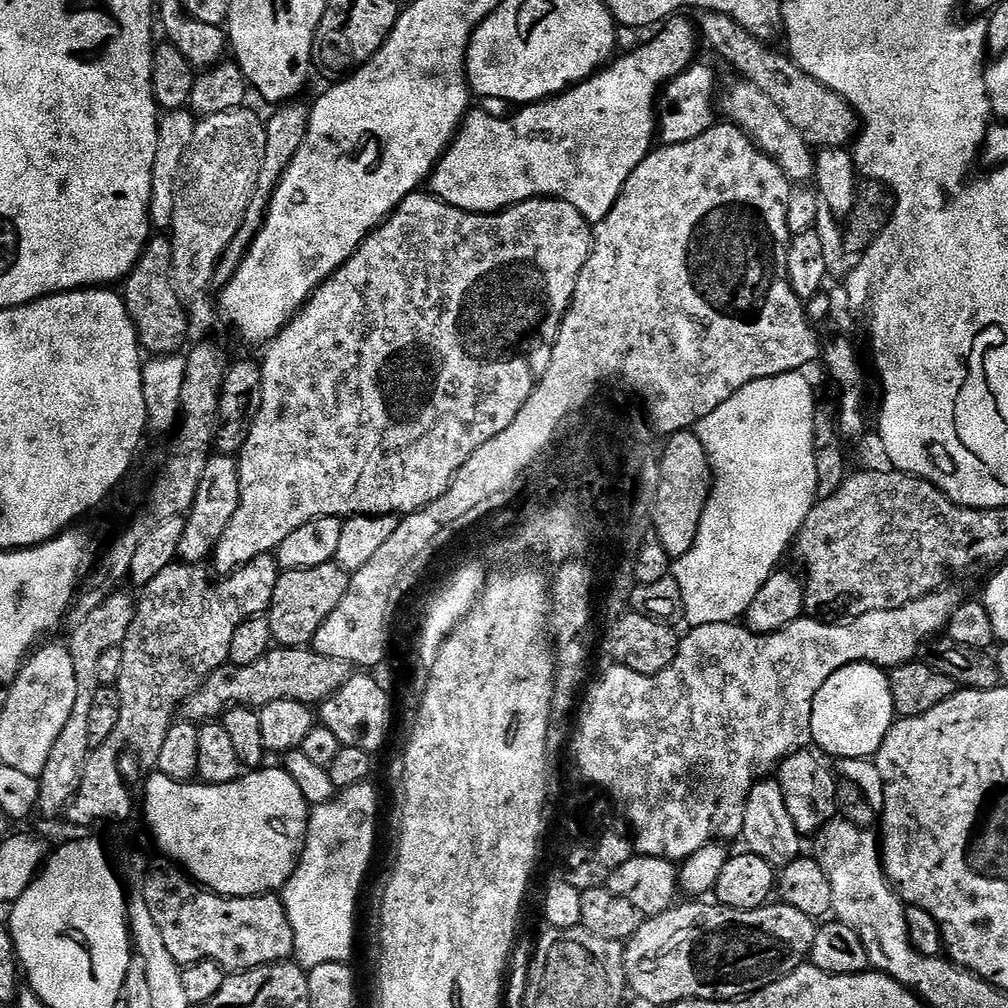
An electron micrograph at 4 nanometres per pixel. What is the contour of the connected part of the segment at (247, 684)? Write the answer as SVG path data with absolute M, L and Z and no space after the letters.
M273 647L258 662L250 662L250 666L234 666L227 663L224 667L214 670L214 674L208 677L193 696L188 697L182 705L182 712L192 722L212 722L223 717L229 708L237 706L259 710L270 702L282 702L293 700L309 706L319 706L325 700L330 699L335 692L342 690L342 686L354 674L354 668L349 661L342 658L326 658L326 654L318 654L311 647L307 648L281 648Z

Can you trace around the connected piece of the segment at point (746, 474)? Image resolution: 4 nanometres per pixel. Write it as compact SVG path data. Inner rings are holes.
M787 372L778 374L770 378L756 380L748 388L738 390L734 398L722 402L714 414L706 414L702 422L698 422L694 429L698 439L708 455L708 465L712 468L712 493L708 495L706 510L702 510L702 522L698 526L698 538L694 538L694 546L685 556L679 557L673 563L670 572L675 576L678 586L682 586L682 602L684 610L683 619L689 620L692 628L698 626L710 626L711 624L731 624L739 621L747 613L750 602L754 602L754 594L762 590L762 586L772 577L773 572L777 571L780 559L784 556L784 551L793 547L795 538L800 533L800 528L806 522L810 510L816 505L818 499L816 494L816 483L818 482L818 470L814 466L814 418L818 401L812 393L812 384L800 372Z

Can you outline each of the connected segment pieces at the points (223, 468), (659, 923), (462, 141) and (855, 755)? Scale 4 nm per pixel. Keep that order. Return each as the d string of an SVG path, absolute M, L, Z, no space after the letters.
M213 454L206 462L202 482L198 482L198 494L194 494L192 508L188 511L182 530L182 542L178 542L178 557L183 563L197 566L205 563L204 559L215 553L230 518L238 511L240 497L240 466L237 457Z
M683 902L677 903L670 910L666 910L657 916L649 916L640 925L640 929L627 941L624 949L624 979L631 995L635 998L646 998L646 1002L654 1002L657 1006L675 1006L679 1000L739 1000L745 996L751 996L753 992L761 992L766 986L786 978L794 970L805 967L806 961L812 955L814 946L814 934L818 927L817 921L811 920L806 914L794 910L794 906L786 906L779 902L769 902L762 908L754 910L738 910L727 908L719 902Z
M684 18L669 19L659 29L661 32L649 44L644 44L641 48L636 48L633 52L626 53L625 56L617 55L611 63L601 68L599 72L595 72L589 80L583 80L580 84L567 88L559 96L549 96L547 100L539 100L537 104L525 104L519 110L513 111L516 113L513 116L506 117L505 120L500 116L491 116L488 112L469 111L468 115L464 118L463 124L457 130L452 143L449 144L447 152L444 153L444 157L437 162L436 167L432 170L430 177L430 185L432 184L432 188L430 187L431 195L435 196L438 200L443 200L445 204L461 208L464 212L479 212L481 214L502 212L506 208L513 208L515 204L525 204L526 201L537 198L565 200L566 202L570 202L570 206L574 206L578 210L578 214L582 214L582 218L586 218L589 224L595 226L603 222L606 214L610 214L614 202L618 202L618 198L622 194L622 190L626 186L630 174L634 174L636 167L648 157L649 152L653 151L654 143L652 144L652 139L654 142L658 136L657 101L662 89L669 81L672 81L676 76L681 75L691 67L697 59L697 25L693 21L691 24L688 20L680 19Z
M865 663L842 666L842 670L834 670L834 674L826 678L822 690L814 694L810 718L812 744L825 757L836 756L837 761L872 758L896 719L896 707L885 669Z

